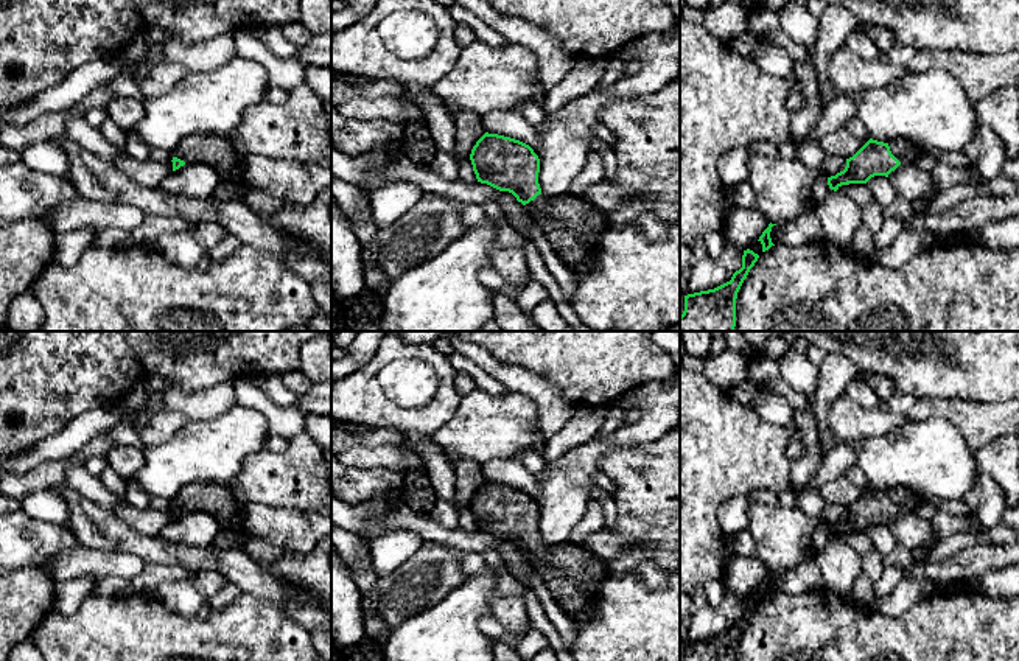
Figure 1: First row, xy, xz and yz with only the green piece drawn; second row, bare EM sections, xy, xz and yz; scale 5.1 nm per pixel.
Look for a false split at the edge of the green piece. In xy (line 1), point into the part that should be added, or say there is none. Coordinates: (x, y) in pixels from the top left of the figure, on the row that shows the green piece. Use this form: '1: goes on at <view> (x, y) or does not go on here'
1: goes on at xy (217, 151)

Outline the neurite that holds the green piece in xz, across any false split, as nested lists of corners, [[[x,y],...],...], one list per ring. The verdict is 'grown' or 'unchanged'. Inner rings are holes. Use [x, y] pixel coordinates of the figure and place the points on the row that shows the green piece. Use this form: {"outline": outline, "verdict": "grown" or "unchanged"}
{"outline": [[[485,132],[473,146],[470,160],[478,182],[512,193],[526,207],[574,272],[590,269],[597,243],[608,229],[599,207],[574,194],[545,198],[538,184],[540,159],[520,140]]], "verdict": "grown"}

